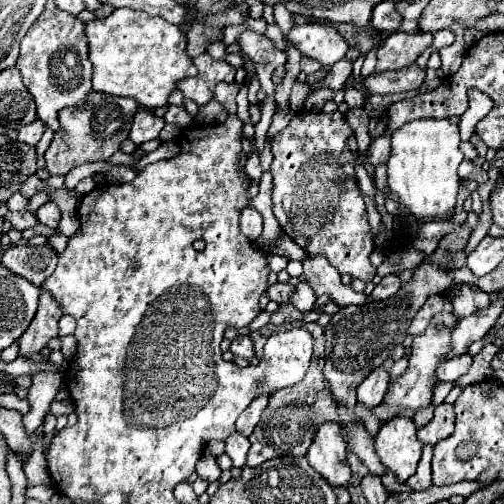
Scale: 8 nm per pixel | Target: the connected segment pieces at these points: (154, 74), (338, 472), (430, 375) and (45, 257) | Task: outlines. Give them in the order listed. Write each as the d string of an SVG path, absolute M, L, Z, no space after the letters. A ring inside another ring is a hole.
M116 9L104 19L86 23L86 37L90 45L90 61L94 65L92 89L108 95L132 97L144 109L168 105L168 97L176 89L176 83L196 75L196 67L186 53L182 29L162 17L148 17L144 11Z
M328 421L320 425L306 459L332 487L348 489L352 473L346 463L346 443L340 435L338 423Z
M440 313L440 315L436 315L432 319L432 325L426 329L426 333L424 335L418 335L414 339L412 351L410 351L410 357L408 357L408 361L410 361L408 369L396 379L394 387L386 393L384 401L376 409L372 409L372 413L380 419L380 423L396 417L400 407L410 407L410 409L416 411L416 409L420 409L424 405L430 405L430 401L432 401L432 387L436 383L436 365L450 351L450 333L456 327L456 323L458 323L458 317L456 315L452 315L452 313ZM436 323L442 323L444 329L438 331L436 329Z
M48 243L38 245L38 247L14 245L14 247L6 249L2 255L2 265L6 269L28 279L30 283L34 283L38 287L56 269L56 263L58 263L58 255Z

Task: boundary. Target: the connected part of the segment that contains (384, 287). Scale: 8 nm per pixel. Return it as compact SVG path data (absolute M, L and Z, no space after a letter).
M386 275L382 277L382 281L374 287L370 299L376 301L376 299L388 299L392 295L396 295L396 291L400 289L401 281L398 275Z

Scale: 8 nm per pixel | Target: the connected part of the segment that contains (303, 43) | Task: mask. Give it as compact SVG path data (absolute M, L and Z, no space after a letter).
M316 23L292 27L288 37L302 55L320 61L324 67L332 67L334 63L344 59L348 51L348 43L344 41L344 37L340 37L340 33Z

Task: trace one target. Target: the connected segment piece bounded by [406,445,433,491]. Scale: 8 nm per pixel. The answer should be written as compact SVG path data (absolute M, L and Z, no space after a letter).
M424 445L422 456L419 461L416 473L407 480L407 484L414 491L424 491L432 486L432 469L431 462L433 457L433 448L429 445Z

